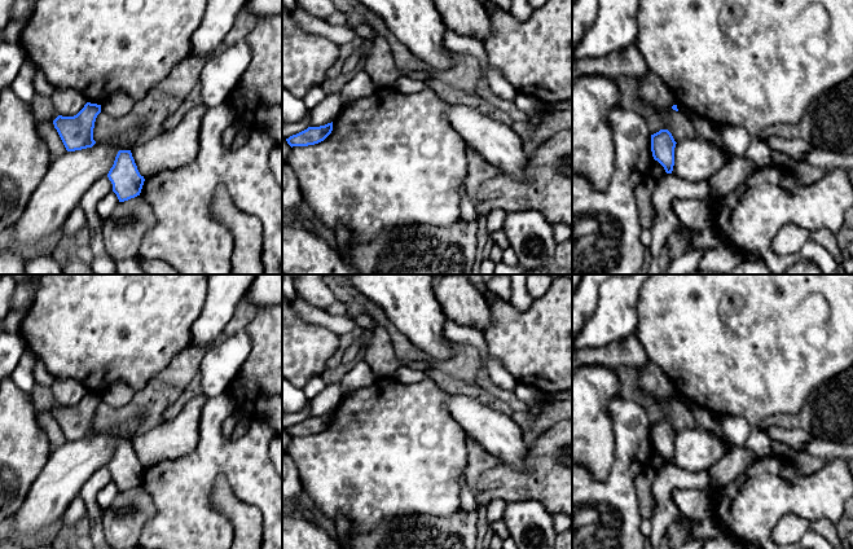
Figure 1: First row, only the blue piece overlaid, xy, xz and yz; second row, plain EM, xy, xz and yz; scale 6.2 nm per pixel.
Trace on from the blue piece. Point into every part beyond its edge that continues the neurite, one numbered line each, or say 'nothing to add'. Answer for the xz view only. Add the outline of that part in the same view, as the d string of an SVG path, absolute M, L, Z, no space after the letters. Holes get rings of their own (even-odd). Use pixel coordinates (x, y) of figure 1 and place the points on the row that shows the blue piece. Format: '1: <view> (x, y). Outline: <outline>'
nothing to add

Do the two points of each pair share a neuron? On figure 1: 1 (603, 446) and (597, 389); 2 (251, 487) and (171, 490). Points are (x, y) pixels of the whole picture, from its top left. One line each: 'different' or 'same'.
1: same
2: same

